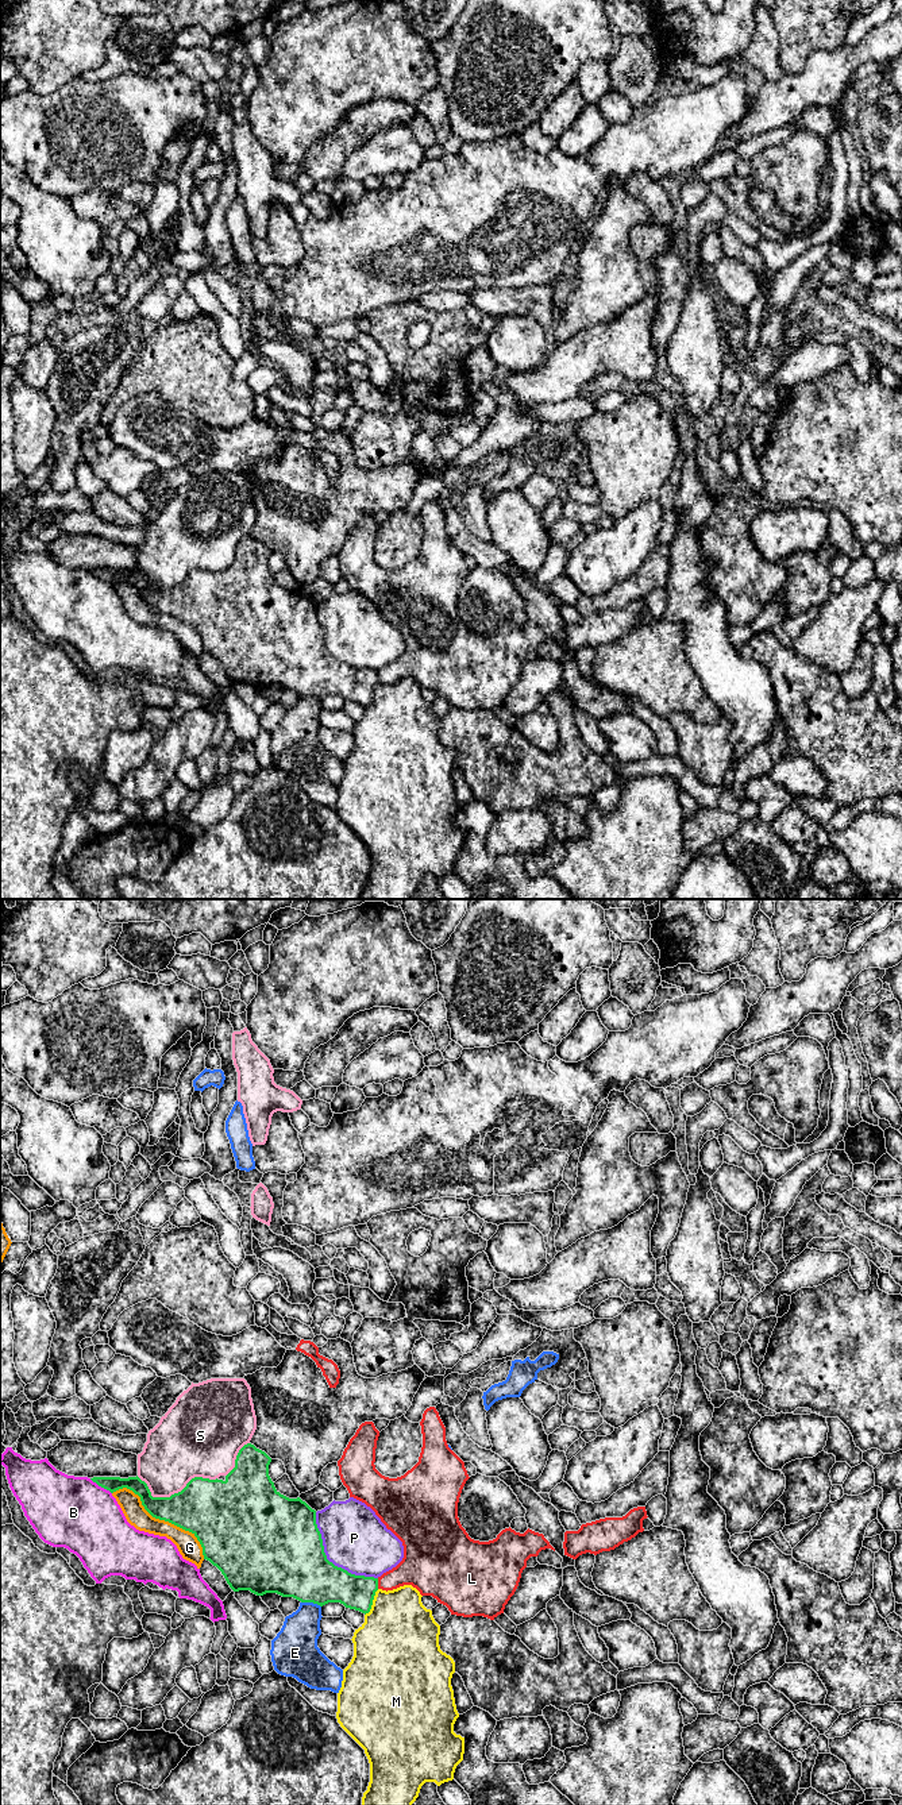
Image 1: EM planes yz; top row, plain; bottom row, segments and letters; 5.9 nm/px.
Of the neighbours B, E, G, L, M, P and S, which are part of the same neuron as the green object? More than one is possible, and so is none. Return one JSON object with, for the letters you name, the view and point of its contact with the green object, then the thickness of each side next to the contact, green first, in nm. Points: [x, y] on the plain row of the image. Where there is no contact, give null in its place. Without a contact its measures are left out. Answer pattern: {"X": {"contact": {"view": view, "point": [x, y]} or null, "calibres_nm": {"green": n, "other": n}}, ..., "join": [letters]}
{"join": []}

